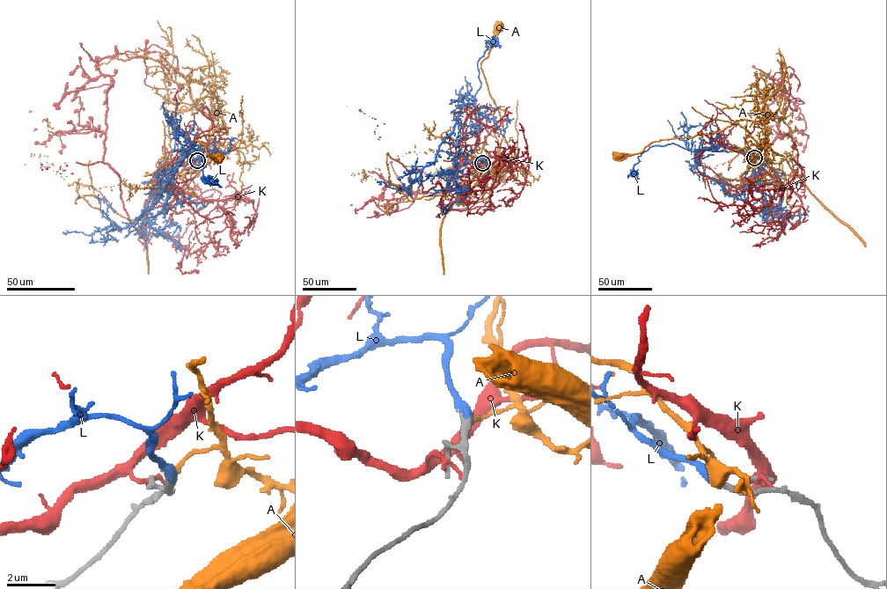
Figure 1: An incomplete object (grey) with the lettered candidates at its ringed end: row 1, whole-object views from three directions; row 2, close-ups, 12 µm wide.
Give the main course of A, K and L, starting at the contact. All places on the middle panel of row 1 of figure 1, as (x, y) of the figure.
A: (482, 163), (493, 165), (496, 171), (492, 173), (504, 133), (480, 67), (499, 27)
K: (481, 165), (458, 165), (444, 192), (423, 192), (408, 171), (411, 196), (405, 187), (458, 190), (464, 205)
L: (482, 163), (467, 158), (477, 141), (478, 61), (488, 47), (487, 42), (494, 42)

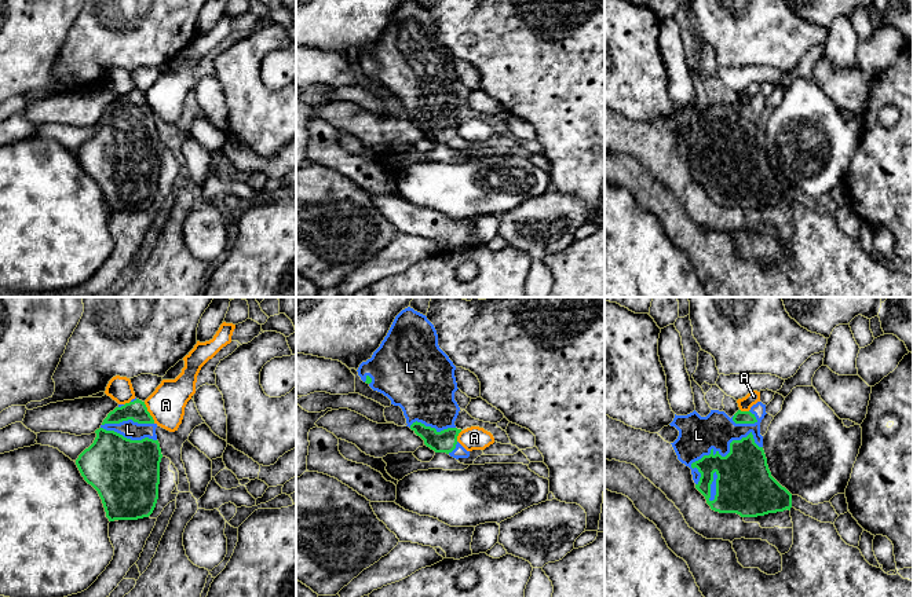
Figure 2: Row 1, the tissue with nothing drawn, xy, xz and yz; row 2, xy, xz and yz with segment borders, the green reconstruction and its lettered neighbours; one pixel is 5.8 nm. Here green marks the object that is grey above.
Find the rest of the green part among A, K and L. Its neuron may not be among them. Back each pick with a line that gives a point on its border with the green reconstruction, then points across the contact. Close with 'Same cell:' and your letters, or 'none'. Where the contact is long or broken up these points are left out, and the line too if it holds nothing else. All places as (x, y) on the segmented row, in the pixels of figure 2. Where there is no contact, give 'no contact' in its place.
L: contact yz (720, 456)
Same cell: L

